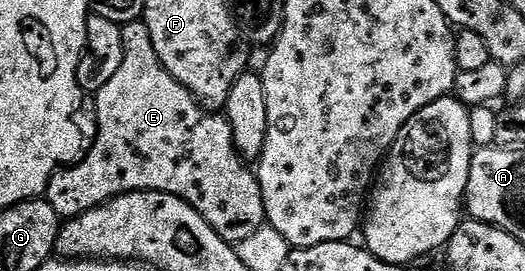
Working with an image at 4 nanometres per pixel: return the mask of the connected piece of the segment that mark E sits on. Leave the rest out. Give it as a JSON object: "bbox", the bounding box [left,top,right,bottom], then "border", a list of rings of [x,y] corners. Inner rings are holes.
{"bbox":[46,21,267,245],"border":[[[142,21],[122,24],[123,56],[117,73],[101,90],[94,92],[93,110],[95,113],[95,144],[79,160],[77,165],[55,172],[47,186],[46,201],[64,220],[73,219],[89,209],[99,207],[110,199],[130,191],[160,191],[173,197],[181,197],[226,243],[237,245],[257,233],[265,226],[267,214],[265,201],[261,197],[258,174],[251,171],[242,155],[235,148],[231,126],[226,114],[208,111],[169,74],[161,65],[149,41],[149,29]]]}

